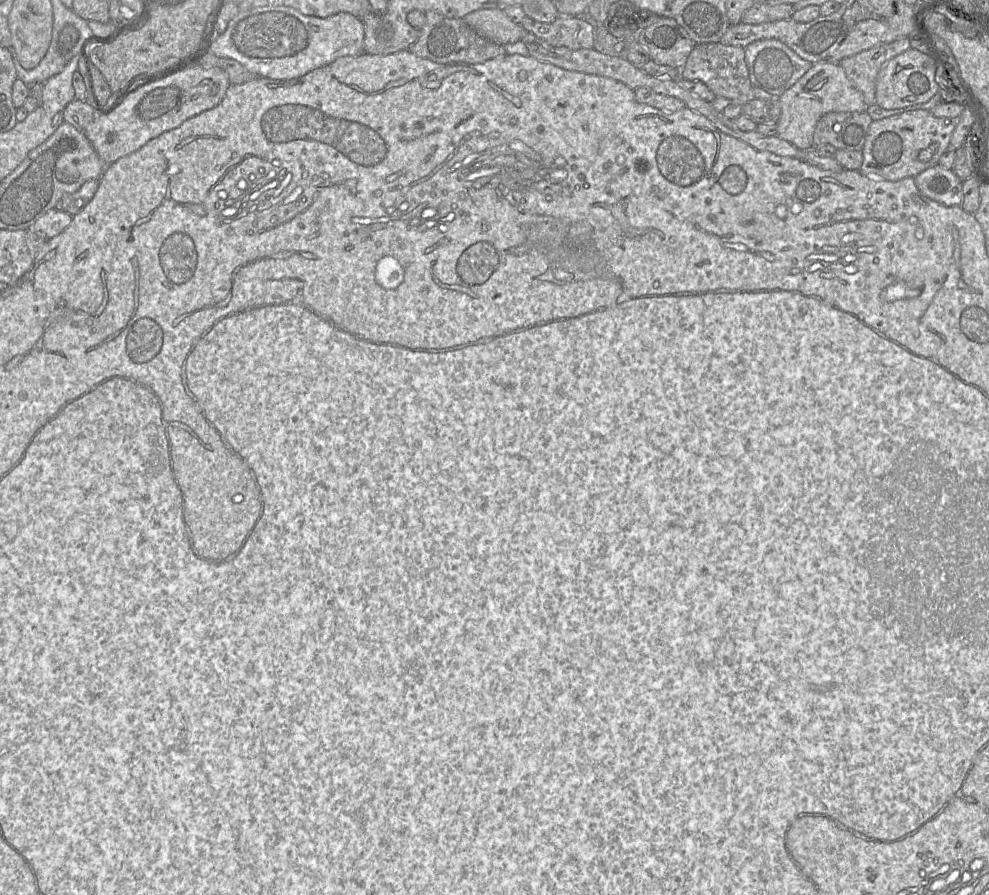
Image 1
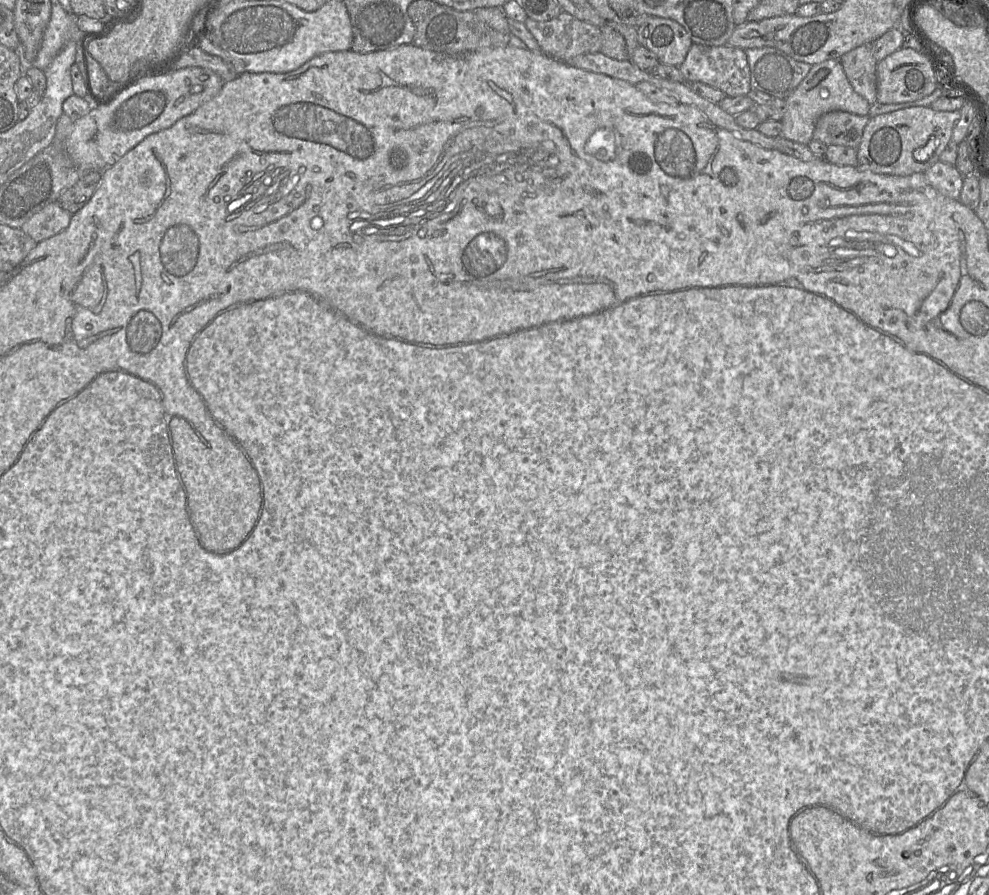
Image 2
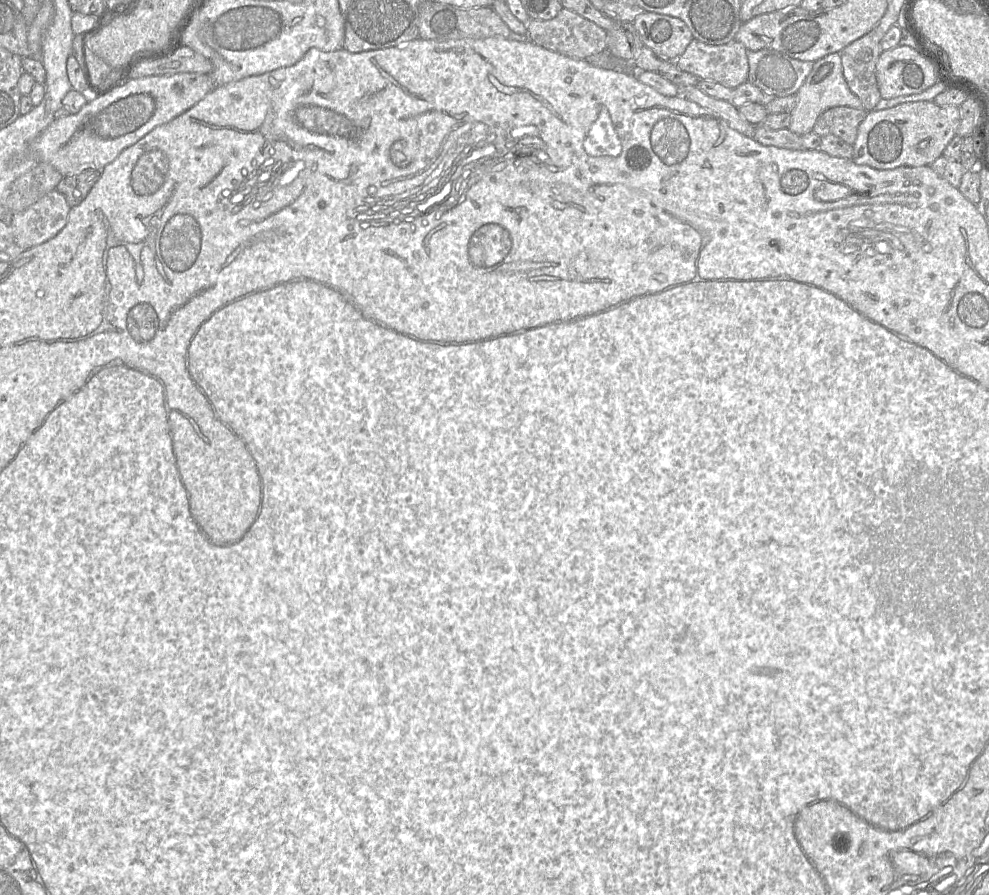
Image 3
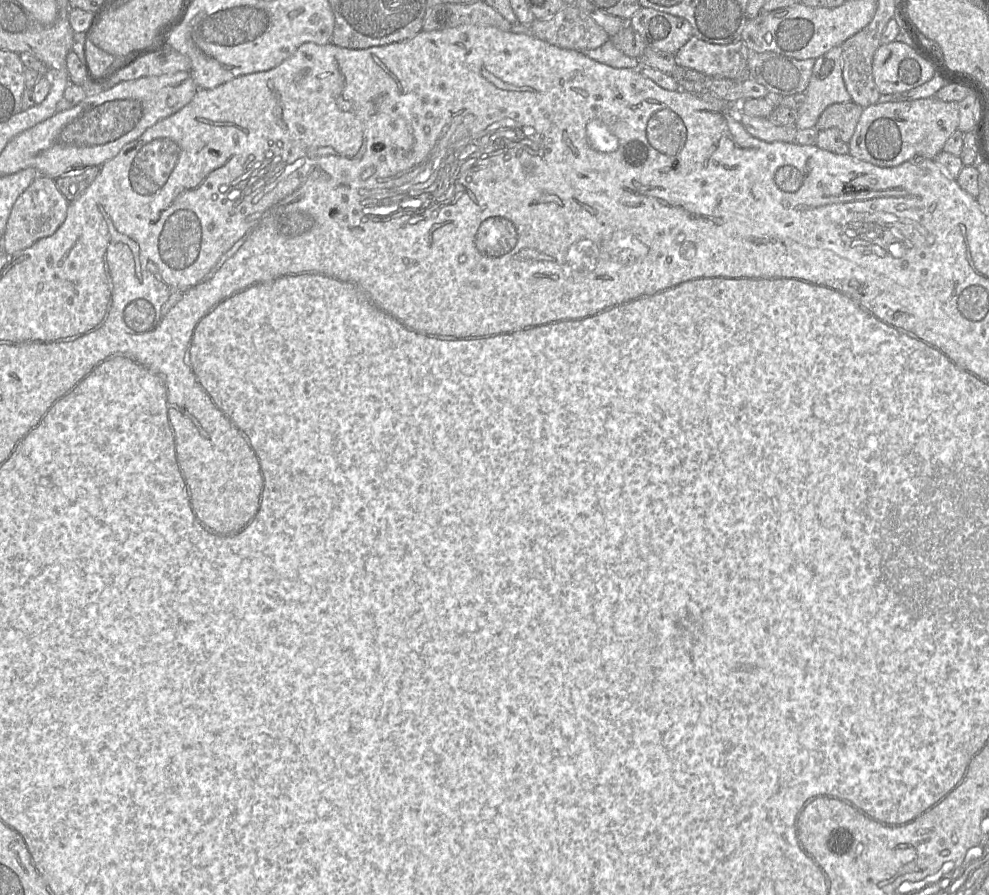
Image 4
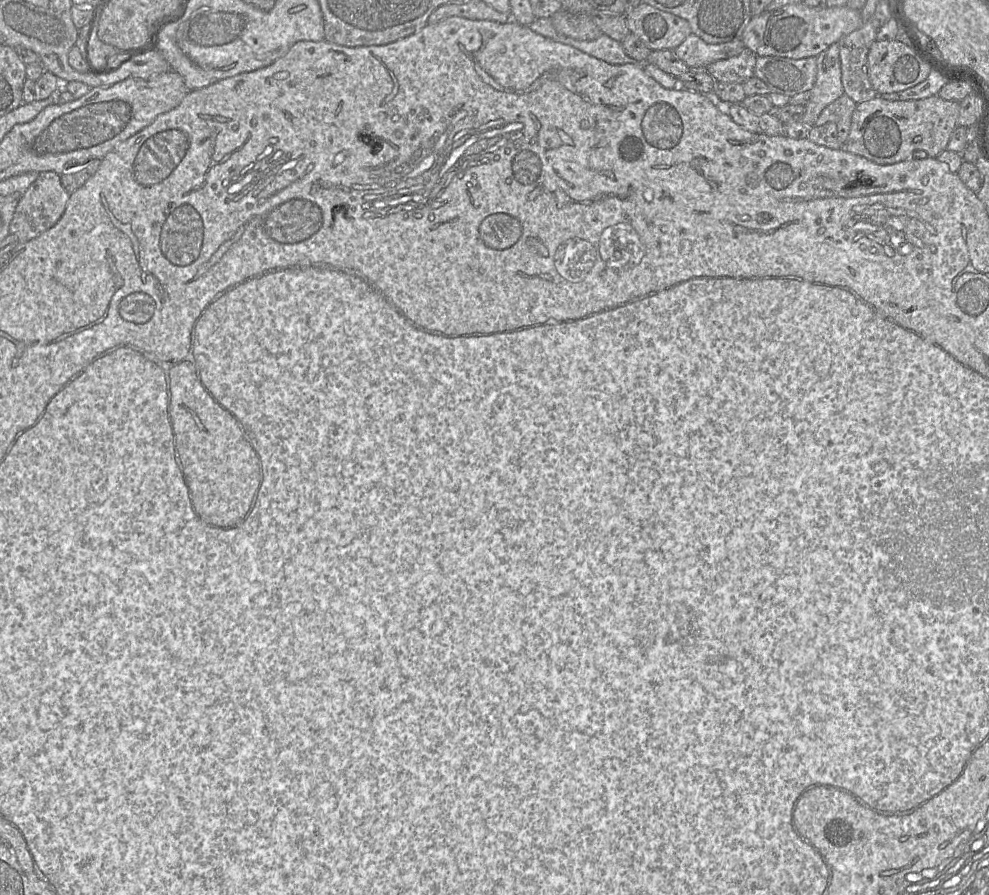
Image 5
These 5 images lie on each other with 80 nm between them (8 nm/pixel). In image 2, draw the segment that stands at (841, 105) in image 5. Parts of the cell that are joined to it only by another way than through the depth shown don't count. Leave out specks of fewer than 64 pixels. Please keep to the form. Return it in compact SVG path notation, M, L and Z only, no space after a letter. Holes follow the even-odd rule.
M833 111L822 115L815 126L813 139L827 146L839 145L857 149L870 117Z

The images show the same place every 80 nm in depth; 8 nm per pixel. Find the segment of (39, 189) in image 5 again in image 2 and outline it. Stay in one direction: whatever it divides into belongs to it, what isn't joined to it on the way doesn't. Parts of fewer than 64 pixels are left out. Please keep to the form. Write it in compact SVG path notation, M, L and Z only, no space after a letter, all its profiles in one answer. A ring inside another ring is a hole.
M54 201L34 214L20 229L39 243L66 229L71 216L59 205L58 201Z

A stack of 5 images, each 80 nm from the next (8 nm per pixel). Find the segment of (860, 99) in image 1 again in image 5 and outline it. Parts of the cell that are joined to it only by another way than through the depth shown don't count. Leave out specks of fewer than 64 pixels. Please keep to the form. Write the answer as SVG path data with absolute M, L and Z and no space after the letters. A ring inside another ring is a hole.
M834 43L817 57L817 75L812 87L811 99L805 106L806 111L802 122L815 126L821 112L844 94L841 79L841 62L838 43Z

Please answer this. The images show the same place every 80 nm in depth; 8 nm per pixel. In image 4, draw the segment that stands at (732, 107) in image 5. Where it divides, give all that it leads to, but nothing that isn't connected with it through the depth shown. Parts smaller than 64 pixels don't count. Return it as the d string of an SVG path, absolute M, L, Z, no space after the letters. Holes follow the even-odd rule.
M737 107L737 117L745 130L755 138L765 142L795 142L795 125L776 126L768 118L744 114Z

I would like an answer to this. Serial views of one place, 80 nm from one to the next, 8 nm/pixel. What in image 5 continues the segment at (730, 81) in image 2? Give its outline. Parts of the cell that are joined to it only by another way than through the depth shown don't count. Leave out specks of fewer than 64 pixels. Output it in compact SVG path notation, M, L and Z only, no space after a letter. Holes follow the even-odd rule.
M691 33L673 51L690 69L706 69L711 63L738 56L744 49L741 39L709 44Z

